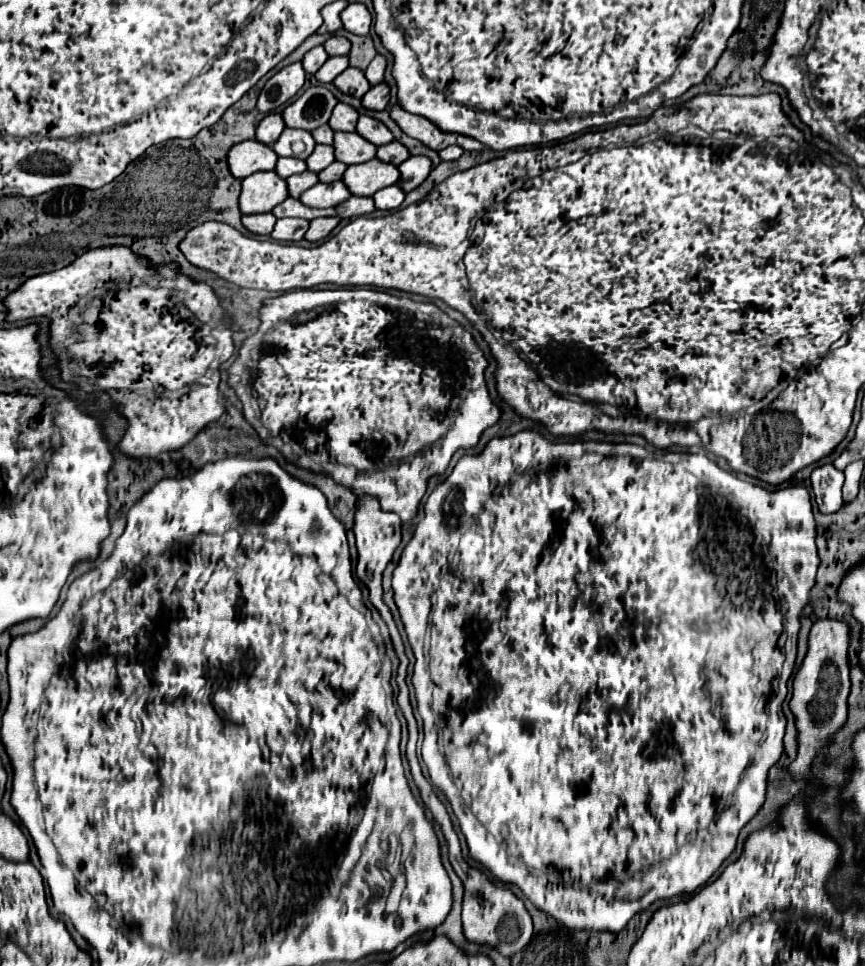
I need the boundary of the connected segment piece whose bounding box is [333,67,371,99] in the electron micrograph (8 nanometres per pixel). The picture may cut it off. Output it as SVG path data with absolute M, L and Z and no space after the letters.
M349 67L345 69L341 75L337 75L337 79L333 81L343 93L351 93L353 97L363 97L367 91L369 91L369 81L363 77L363 71L361 69L355 69L355 67Z

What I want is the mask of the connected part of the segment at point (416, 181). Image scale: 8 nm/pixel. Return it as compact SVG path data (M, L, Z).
M413 155L399 165L399 171L401 171L401 189L405 193L409 193L411 189L419 187L425 181L425 177L429 175L431 159L423 157L423 155Z

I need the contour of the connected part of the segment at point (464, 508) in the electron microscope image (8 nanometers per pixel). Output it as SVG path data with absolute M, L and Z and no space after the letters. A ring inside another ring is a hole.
M519 431L519 433L515 433L515 435L511 435L511 437L495 437L495 439L491 439L491 441L489 441L489 443L487 443L487 445L485 445L485 447L483 447L483 451L481 451L481 453L475 453L475 451L465 451L465 455L463 455L463 457L461 457L461 459L459 459L459 461L457 461L457 465L455 465L455 467L453 467L453 471L451 471L451 475L449 475L449 477L447 477L447 479L445 479L445 481L441 481L441 483L439 483L439 485L437 485L437 487L435 487L435 489L433 489L433 493L431 493L431 495L429 495L429 499L427 499L427 503L425 503L425 517L423 517L423 519L421 519L421 523L419 523L419 525L417 525L417 529L415 529L415 533L413 533L413 537L411 537L411 541L409 541L409 543L407 543L407 547L405 547L405 549L403 549L403 555L401 555L401 559L399 559L399 563L397 563L397 567L395 567L395 571L393 571L393 599L395 599L395 603L397 603L397 609L399 609L399 613L401 613L401 621L403 621L403 625L405 625L405 631L407 631L407 637L409 637L409 643L411 643L411 649L413 649L413 653L415 653L415 659L417 659L417 661L415 661L415 671L413 671L413 679L411 679L411 681L413 681L413 687L415 687L415 697L417 697L417 709L419 709L419 715L421 715L421 717L423 717L423 731L425 731L425 739L423 739L423 749L421 749L421 755L423 755L423 761L425 761L425 765L427 765L427 767L429 767L429 777L431 777L431 783L433 783L433 785L435 785L435 787L437 787L437 789L441 789L441 791L443 791L443 793L445 793L445 797L447 797L447 801L449 801L449 803L451 803L451 807L453 807L453 813L455 813L455 817L457 817L457 819L459 819L459 823L461 823L461 831L463 831L463 835L465 835L465 839L467 839L467 847L469 847L469 855L471 855L471 857L473 857L473 859L475 859L475 861L479 861L479 863L481 863L481 865L485 865L485 867L487 867L487 869L489 869L489 871L491 871L491 873L493 873L493 875L495 875L495 877L497 877L497 879L501 879L501 881L503 881L503 883L515 883L515 885L519 885L519 887L521 887L521 891L523 891L523 893L525 893L525 897L527 897L527 899L529 899L529 901L531 901L531 903L533 903L533 905L535 905L535 907L537 907L537 909L541 909L541 911L545 911L545 913L549 913L549 915L551 915L551 917L553 917L553 919L555 919L555 921L559 921L559 923L561 923L561 925L565 925L565 927L567 927L567 929L587 929L587 931L613 931L613 933L617 933L617 931L621 931L621 929L625 929L625 925L627 925L627 923L629 923L629 921L631 921L631 917L633 917L633 915L635 915L635 913L637 913L637 911L641 911L641 909L647 909L647 907L649 907L649 905L651 905L651 903L653 903L653 901L655 901L655 899L671 899L671 897L673 897L673 895L679 895L679 893L693 893L693 891L695 891L695 889L697 889L697 887L701 887L701 885L705 885L705 883L707 883L707 881L709 881L709 877L711 877L711 875L713 875L713 873L715 873L715 871L717 871L717 869L719 869L719 867L721 867L721 863L723 863L723 861L725 861L725 859L727 859L727 857L729 857L729 855L731 855L731 853L733 853L733 849L735 849L735 841L737 841L737 835L739 835L739 831L741 831L741 829L743 829L743 827L745 827L745 823L747 823L747 821L749 821L749 819L751 819L751 817L753 817L753 815L755 815L755 813L757 813L757 811L759 811L759 807L761 807L761 805L763 805L763 801L765 801L765 787L767 787L767 771L769 771L769 767L771 767L771 765L773 765L773 763L777 763L777 761L779 761L779 757L781 757L781 753L783 753L783 735L785 735L785 715L783 715L783 711L781 711L781 703L783 703L783 699L785 699L785 695L787 695L787 679L789 679L789 675L791 675L791 673L793 673L793 665L795 665L795 653L797 653L797 633L799 633L799 627L801 627L801 625L799 625L799 615L801 615L801 609L803 609L803 605L805 605L805 603L807 603L807 599L809 599L809 591L811 591L811 587L813 587L813 585L815 585L815 573L817 573L817 567L819 567L819 557L817 557L817 547L815 547L815 521L813 521L813 513L811 513L811 503L809 503L809 493L807 493L807 489L805 489L805 487L787 487L787 489L777 489L777 491L769 491L769 489L763 489L763 487L759 487L759 485L751 485L751 483L747 483L747 481L741 481L741 479L737 479L737 477L733 477L733 475L731 475L731 473L727 473L727 471L723 471L723 469L719 469L719 467L717 467L717 463L715 463L715 461L711 461L711 459L709 459L709 457L707 457L707 455L701 455L701 453L699 453L699 455L695 455L695 454L693 454L693 453L674 453L674 452L668 452L668 451L665 451L665 452L662 452L662 451L660 451L660 452L661 452L661 457L657 457L657 455L655 455L655 453L651 453L651 451L645 451L645 449L643 449L643 447L639 447L639 445L633 445L633 443L623 443L623 445L621 445L621 443L619 443L619 445L611 445L611 443L593 443L593 441L591 441L591 443L551 443L551 441L547 441L547 439L545 439L545 437L541 437L541 435L539 435L539 433L535 433L535 431ZM457 551L459 551L459 555L461 555L461 553L463 553L463 551L465 551L465 555L467 555L467 553L469 553L469 565L467 565L467 569L465 569L465 575L453 575L453 567L447 567L447 569L445 569L445 571L447 571L447 573L443 573L443 577L441 577L441 569L443 569L443 567L445 567L445 565L449 565L449 561L451 561L451 557L455 557L455 553L457 553ZM429 613L431 613L431 645L429 645L429 657L425 657L425 653L423 653L423 641L425 641L425 633L427 633L427 623L429 623ZM457 729L473 729L473 733L469 733L469 735L467 735L467 731L465 731L465 735L463 735L463 737L457 737L457 733L459 733L459 731L457 731ZM623 887L625 887L625 895L627 895L627 897L625 897L625 899L621 899L621 897L623 897L623 895L619 895L619 893L617 893L617 891L619 891L619 889L623 889Z

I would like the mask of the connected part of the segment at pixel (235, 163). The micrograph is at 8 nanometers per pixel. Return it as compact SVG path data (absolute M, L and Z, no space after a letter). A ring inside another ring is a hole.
M249 139L249 141L241 141L233 145L227 159L229 159L231 173L239 179L245 179L257 171L275 169L279 157L269 145L263 145L257 139Z

